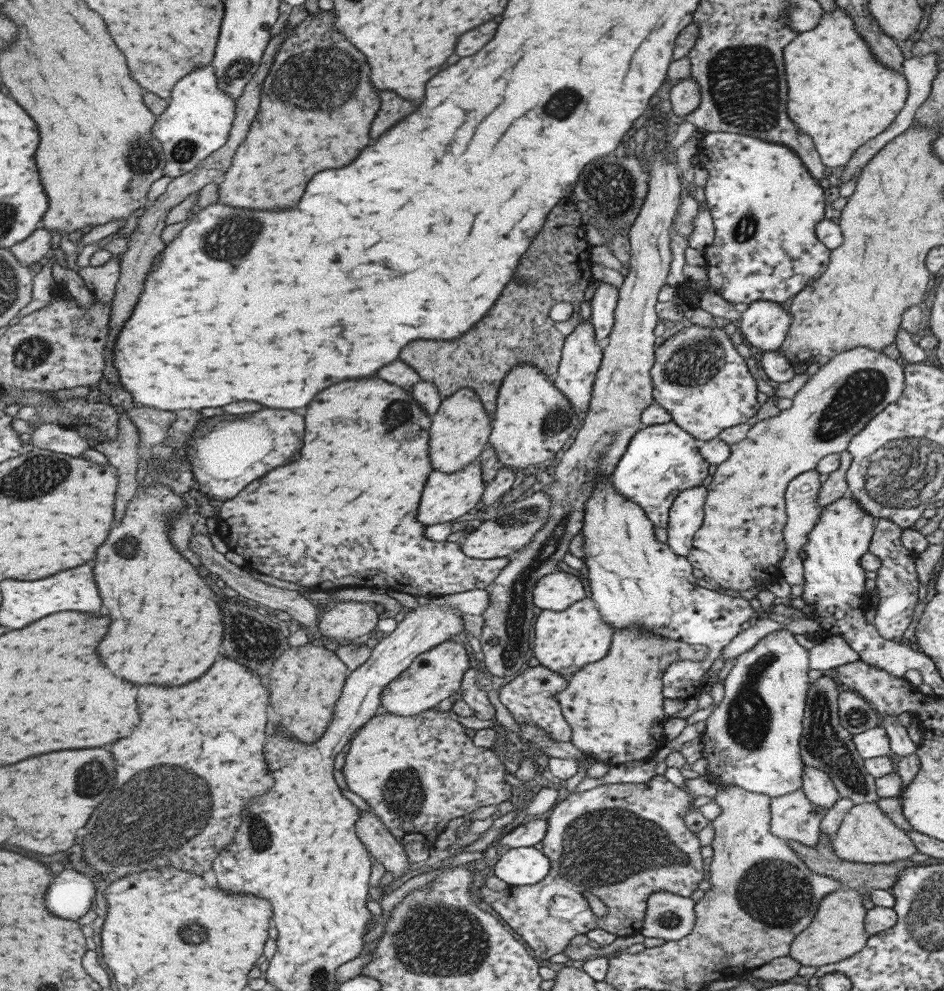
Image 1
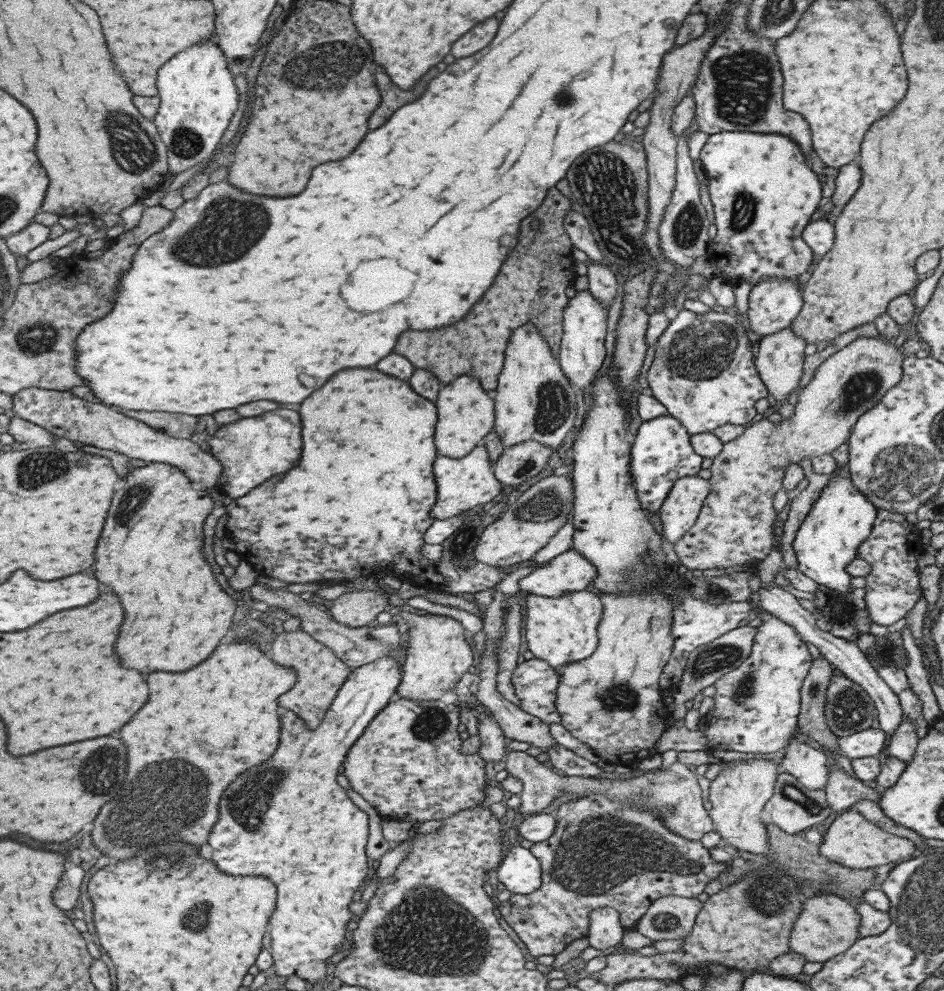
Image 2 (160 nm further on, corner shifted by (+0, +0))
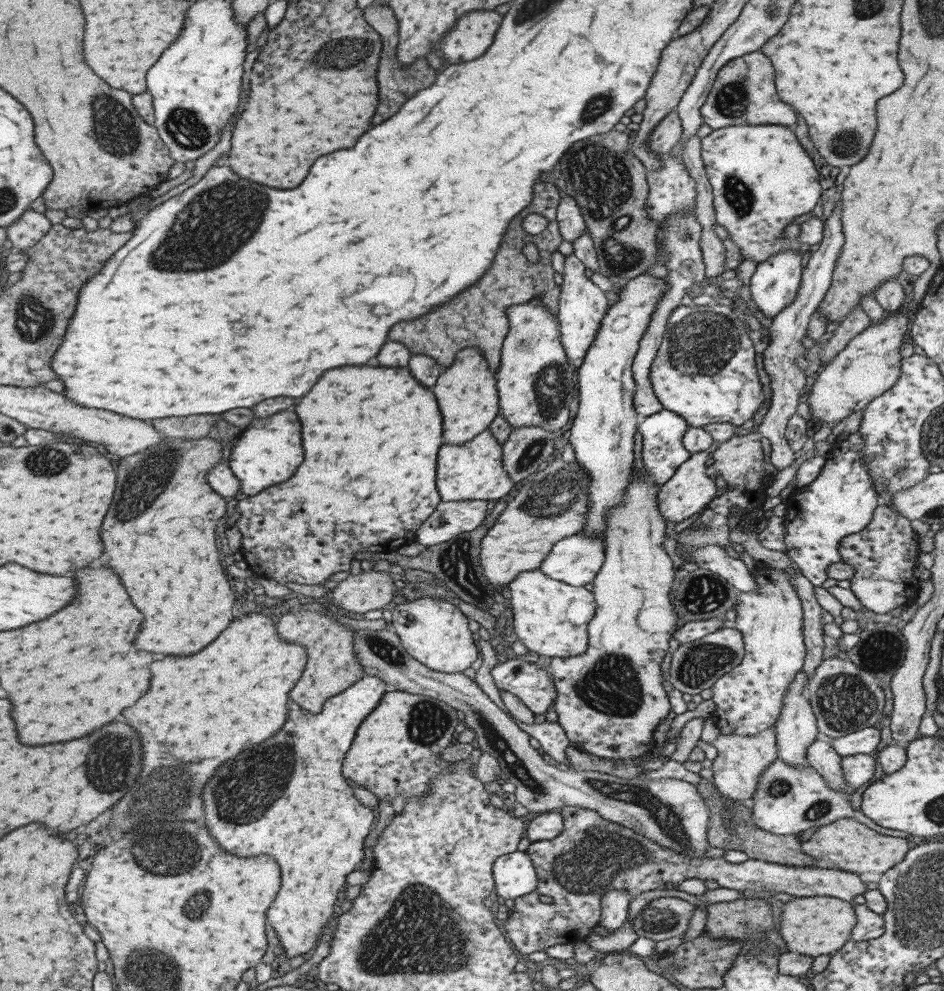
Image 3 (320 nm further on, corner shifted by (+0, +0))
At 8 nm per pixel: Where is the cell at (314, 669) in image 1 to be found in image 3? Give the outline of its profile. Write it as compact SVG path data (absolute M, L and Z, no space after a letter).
M314 602L301 604L297 610L283 609L275 624L280 639L304 646L307 664L299 678L299 686L291 690L291 700L299 702L299 706L311 714L317 714L328 698L343 692L364 675L354 653L354 630L337 622L327 608Z

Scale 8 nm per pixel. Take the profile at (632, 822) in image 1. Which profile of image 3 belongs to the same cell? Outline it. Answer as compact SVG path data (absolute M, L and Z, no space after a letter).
M567 806L558 810L557 813L562 817L563 822L563 828L559 835L553 839L531 842L524 851L530 858L535 871L535 888L527 894L513 899L513 908L508 913L506 920L502 922L505 936L511 940L513 948L520 957L524 957L530 952L537 952L537 950L543 951L552 944L573 943L591 934L600 920L601 895L611 889L626 890L630 894L630 899L632 899L637 894L647 892L647 890L676 889L678 882L687 880L687 878L698 878L702 881L713 879L719 887L731 888L731 890L751 890L755 894L775 890L775 892L792 894L794 897L825 895L839 898L839 900L848 903L851 903L854 896L866 891L865 883L848 871L816 866L785 866L749 858L739 864L729 863L721 857L715 859L709 857L687 858L655 845L653 841L641 837L630 828L601 818L600 815L597 815L597 811Z

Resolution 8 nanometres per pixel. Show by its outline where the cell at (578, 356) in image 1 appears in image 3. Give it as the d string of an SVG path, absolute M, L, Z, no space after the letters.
M572 254L564 256L556 320L559 324L559 338L565 358L574 368L581 366L587 354L587 347L592 343L601 324L601 318L609 310L604 292L594 281L585 277L584 268L584 264Z

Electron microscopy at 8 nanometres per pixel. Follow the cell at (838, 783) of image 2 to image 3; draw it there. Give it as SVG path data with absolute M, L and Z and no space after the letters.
M813 739L805 749L806 764L817 771L823 778L827 788L833 788L835 792L841 790L847 796L853 794L851 789L843 781L843 772L840 767L841 757L832 749L832 746L824 741Z

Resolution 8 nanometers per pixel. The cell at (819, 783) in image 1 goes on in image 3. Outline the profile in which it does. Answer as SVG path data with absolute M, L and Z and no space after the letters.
M801 668L798 670L798 673L793 675L793 678L787 685L786 693L782 698L782 707L774 724L777 747L776 756L794 767L797 765L807 765L804 757L805 749L815 739L815 734L818 732L814 714L804 694L804 684L806 684L806 672Z

